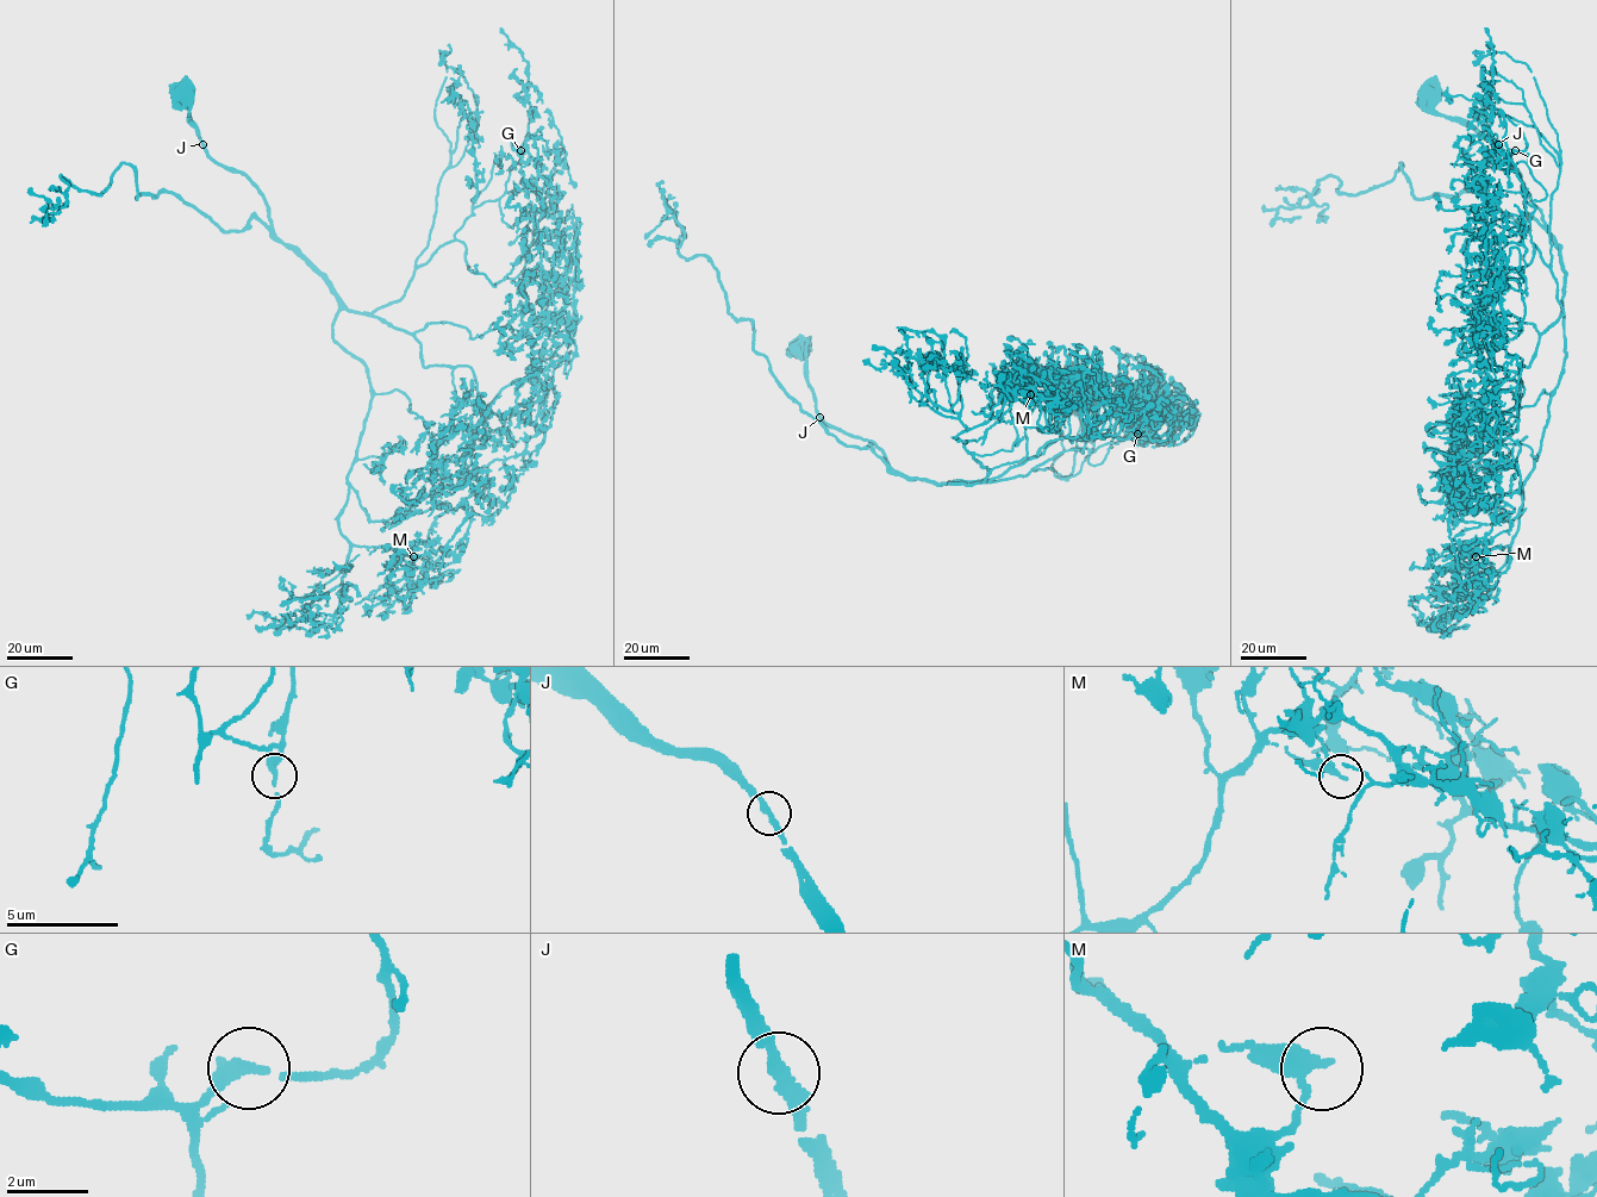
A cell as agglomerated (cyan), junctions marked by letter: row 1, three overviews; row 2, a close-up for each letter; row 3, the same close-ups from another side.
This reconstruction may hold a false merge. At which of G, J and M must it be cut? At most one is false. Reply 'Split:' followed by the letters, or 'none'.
Split: none

